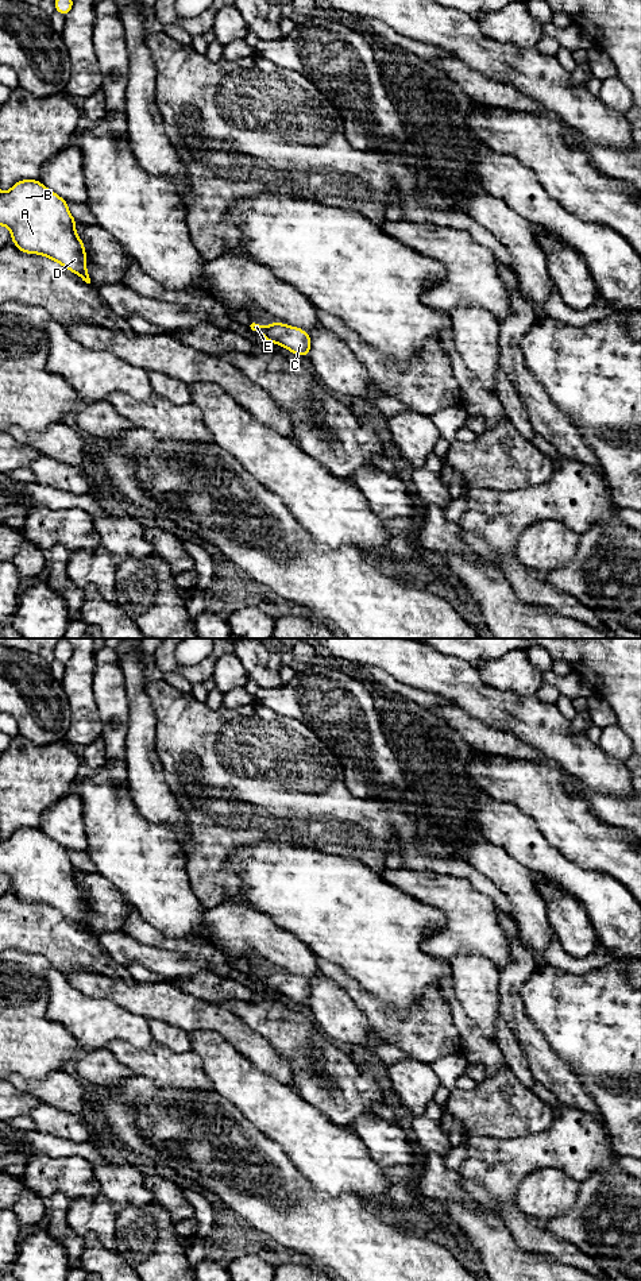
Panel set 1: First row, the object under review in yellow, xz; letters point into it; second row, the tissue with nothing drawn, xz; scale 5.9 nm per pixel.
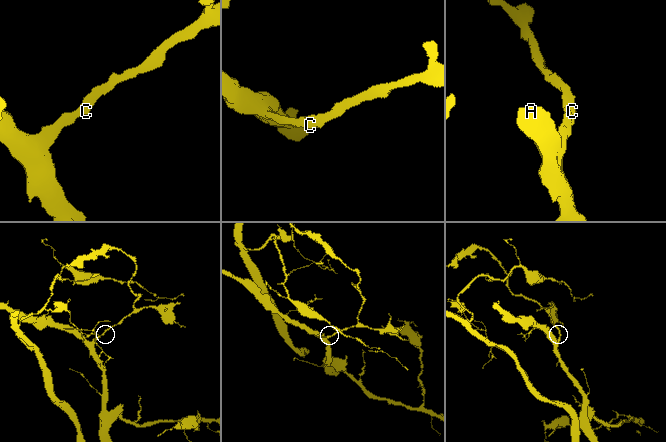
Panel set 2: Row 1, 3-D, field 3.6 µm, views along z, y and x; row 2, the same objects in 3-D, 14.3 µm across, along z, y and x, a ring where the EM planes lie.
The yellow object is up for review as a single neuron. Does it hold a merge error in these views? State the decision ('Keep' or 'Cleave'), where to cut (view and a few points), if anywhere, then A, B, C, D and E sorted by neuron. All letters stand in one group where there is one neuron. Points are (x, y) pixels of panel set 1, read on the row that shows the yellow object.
Keep. No split. Groups: A B C D E

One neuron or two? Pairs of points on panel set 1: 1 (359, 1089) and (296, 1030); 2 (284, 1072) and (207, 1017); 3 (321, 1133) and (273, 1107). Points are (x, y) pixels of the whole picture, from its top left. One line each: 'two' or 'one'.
1: one
2: one
3: one

